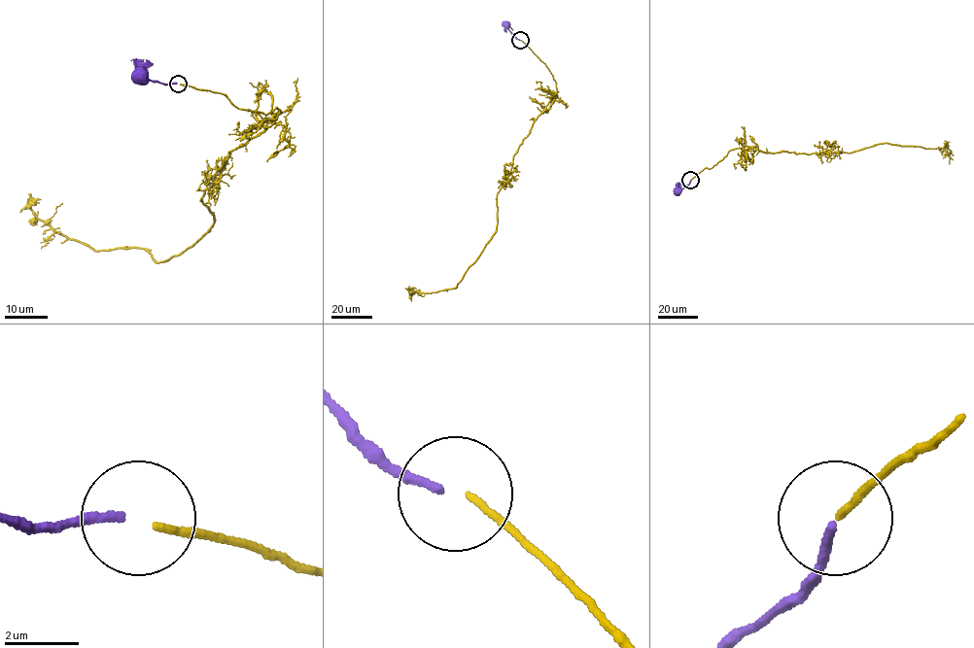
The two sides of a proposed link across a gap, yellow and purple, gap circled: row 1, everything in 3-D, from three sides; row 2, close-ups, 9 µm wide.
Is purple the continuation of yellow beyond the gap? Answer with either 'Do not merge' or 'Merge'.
Do not merge

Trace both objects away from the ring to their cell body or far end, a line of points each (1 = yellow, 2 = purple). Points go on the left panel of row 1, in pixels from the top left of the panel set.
1: (180, 84), (281, 113), (230, 151), (194, 245), (159, 262), (94, 251), (26, 205), (41, 199)
2: (177, 83), (168, 84), (142, 74)

